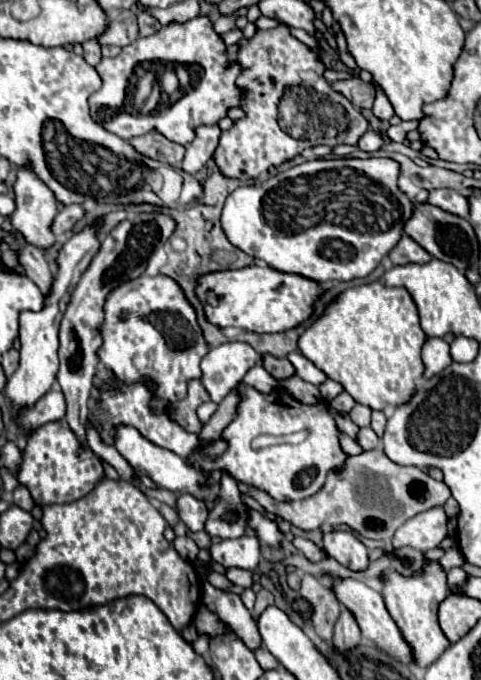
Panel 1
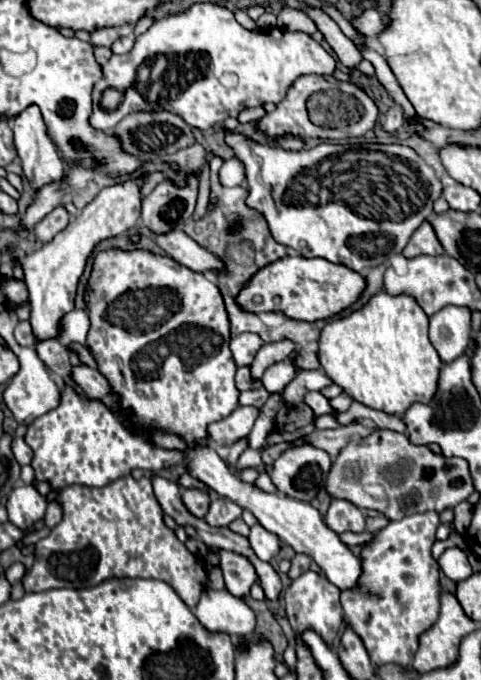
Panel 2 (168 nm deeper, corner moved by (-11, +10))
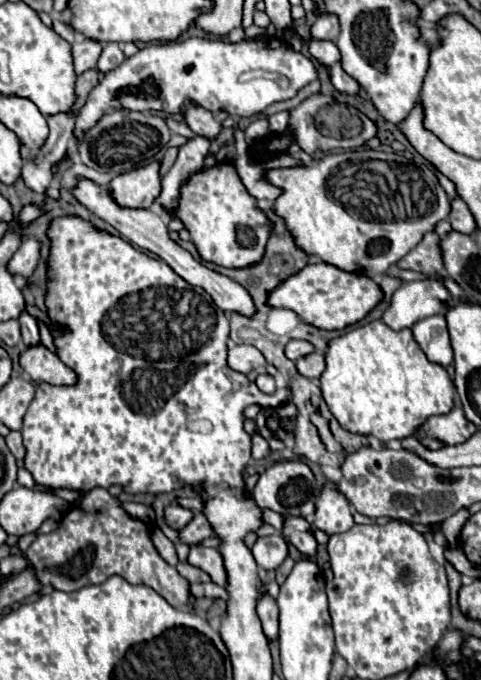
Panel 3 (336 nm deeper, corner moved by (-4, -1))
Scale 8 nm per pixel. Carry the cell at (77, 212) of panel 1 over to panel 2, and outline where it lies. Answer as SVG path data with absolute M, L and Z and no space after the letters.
M57 206L53 212L49 212L37 226L35 226L35 234L39 242L49 242L55 234L59 234L65 226L69 224L69 212L65 210L65 206Z

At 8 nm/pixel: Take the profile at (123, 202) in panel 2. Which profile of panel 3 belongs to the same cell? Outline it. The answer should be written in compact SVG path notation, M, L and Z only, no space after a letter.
M152 161L114 177L108 187L112 187L112 195L122 207L152 207L162 191L160 181L160 161Z

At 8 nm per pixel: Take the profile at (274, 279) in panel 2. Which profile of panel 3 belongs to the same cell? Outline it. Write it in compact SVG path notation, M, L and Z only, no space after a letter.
M310 263L300 273L292 275L280 287L276 287L276 291L272 291L272 295L268 297L268 305L276 309L292 309L314 327L342 331L348 325L362 321L382 301L382 297L384 293L380 285L368 275L348 273L330 263Z

